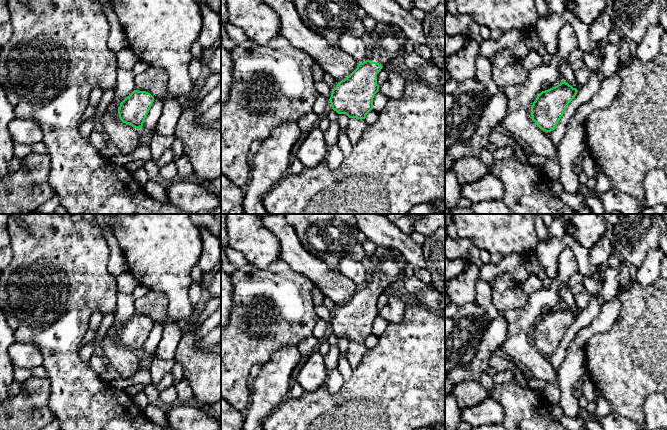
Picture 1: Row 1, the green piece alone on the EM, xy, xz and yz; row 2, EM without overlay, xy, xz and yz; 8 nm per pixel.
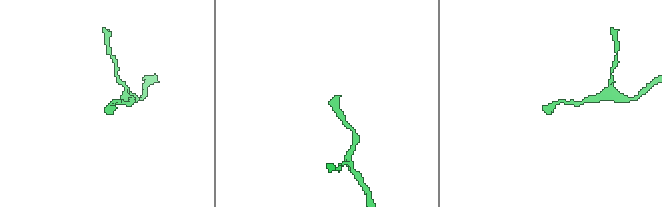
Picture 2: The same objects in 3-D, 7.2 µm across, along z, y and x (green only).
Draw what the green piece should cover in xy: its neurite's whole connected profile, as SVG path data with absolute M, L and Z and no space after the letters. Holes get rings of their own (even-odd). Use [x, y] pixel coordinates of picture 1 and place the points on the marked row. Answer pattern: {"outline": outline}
{"outline": "M134 90L119 106L120 120L134 128L142 128L153 102L154 97L150 93Z"}

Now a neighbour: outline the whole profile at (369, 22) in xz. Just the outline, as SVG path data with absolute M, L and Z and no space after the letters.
M366 15L361 21L365 26L365 32L372 33L374 31L374 28L377 23L374 18L369 15Z

